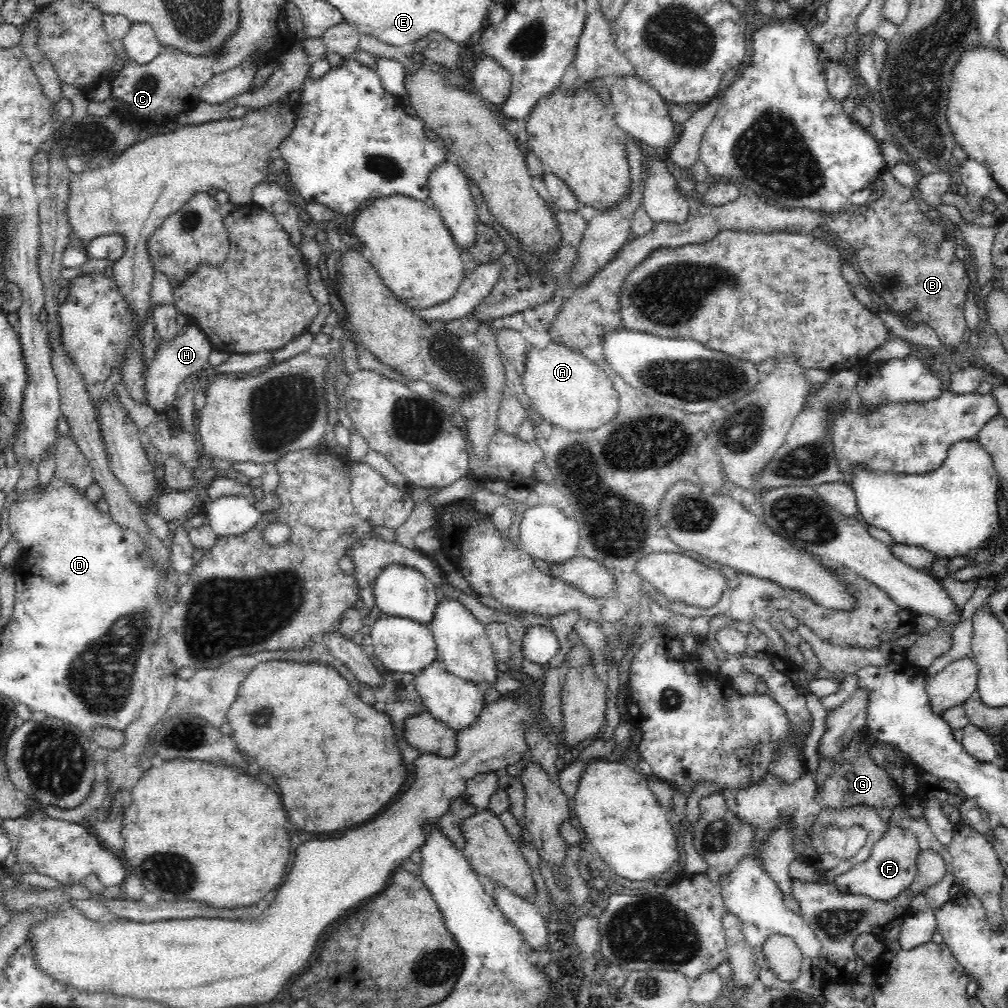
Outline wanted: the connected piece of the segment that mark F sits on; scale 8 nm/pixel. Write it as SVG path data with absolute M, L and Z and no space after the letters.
M908 825L890 826L880 840L874 843L872 854L862 864L856 864L852 870L836 878L836 888L848 894L863 894L872 900L886 902L893 900L908 890L916 877L916 858L919 853L919 839Z

